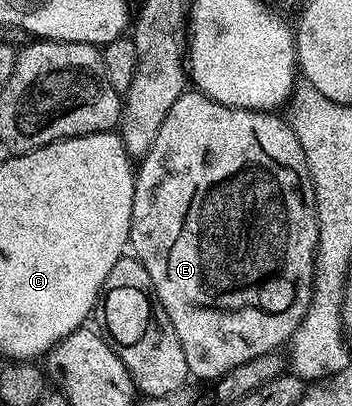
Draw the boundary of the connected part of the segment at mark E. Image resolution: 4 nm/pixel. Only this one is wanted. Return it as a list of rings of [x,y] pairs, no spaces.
[[[184,91],[177,103],[169,107],[169,115],[165,115],[165,123],[161,123],[157,139],[153,139],[153,147],[137,165],[129,249],[143,264],[145,271],[149,271],[149,279],[153,279],[157,299],[169,315],[169,323],[173,323],[177,339],[181,339],[181,351],[185,351],[187,371],[192,378],[218,379],[257,355],[276,352],[280,348],[278,345],[284,346],[295,333],[311,302],[315,280],[315,248],[319,238],[315,188],[309,175],[305,151],[301,151],[301,143],[297,143],[297,135],[284,118],[282,121],[275,115],[262,109],[238,109],[219,103],[204,93]]]

